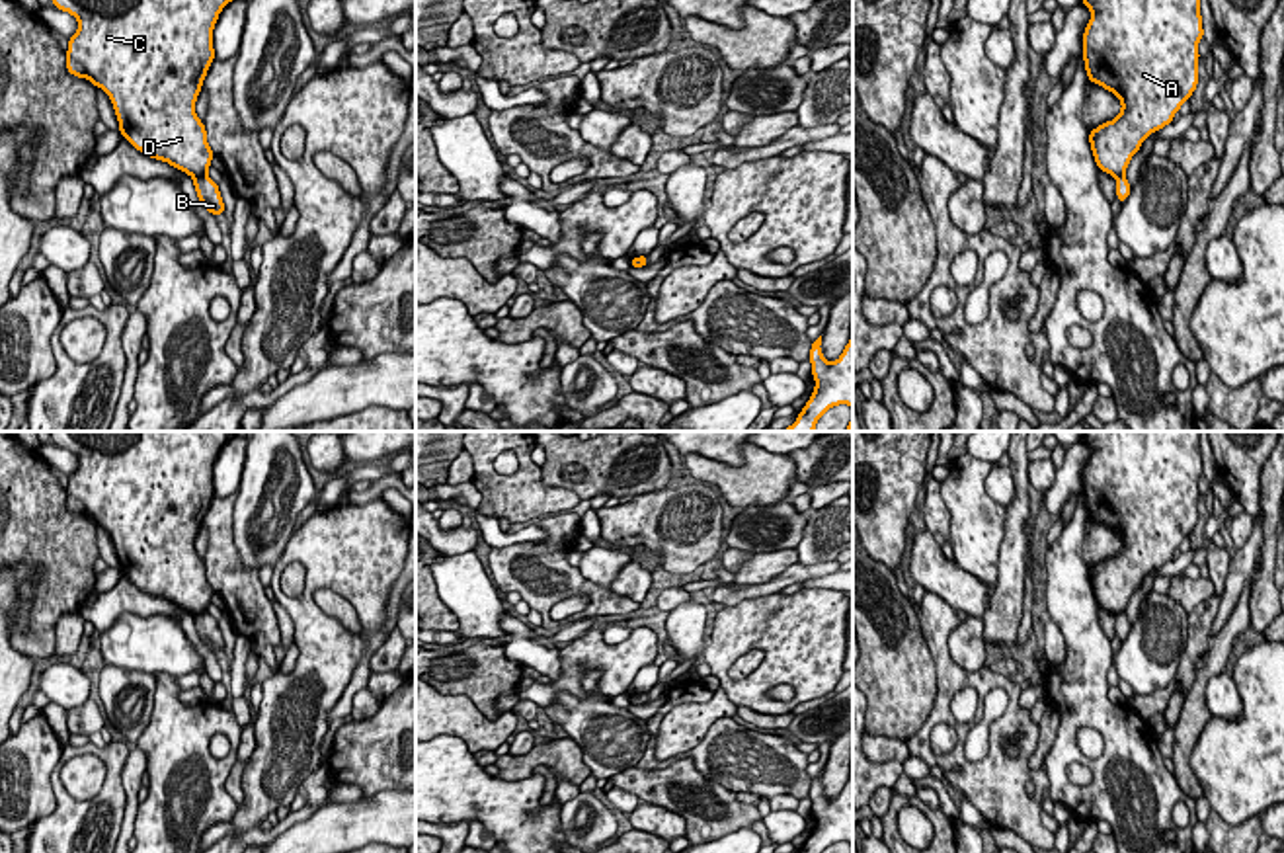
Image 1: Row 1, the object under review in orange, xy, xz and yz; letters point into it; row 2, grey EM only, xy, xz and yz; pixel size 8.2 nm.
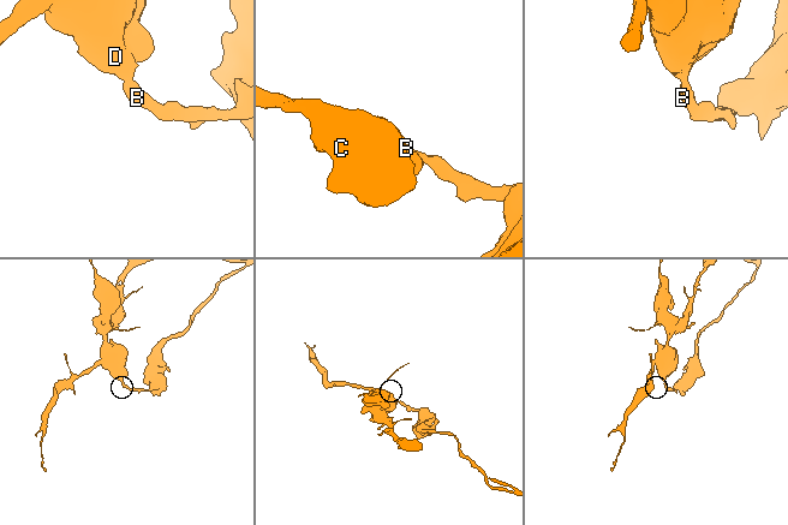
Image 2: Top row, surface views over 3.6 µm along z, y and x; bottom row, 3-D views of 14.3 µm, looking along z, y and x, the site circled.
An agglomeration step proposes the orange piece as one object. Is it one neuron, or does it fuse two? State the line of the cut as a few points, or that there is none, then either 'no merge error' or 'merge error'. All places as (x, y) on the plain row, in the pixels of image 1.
cut in xy along (205, 609), (196, 615); merge error

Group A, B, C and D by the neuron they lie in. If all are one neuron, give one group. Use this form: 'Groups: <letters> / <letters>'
Groups: A C D / B

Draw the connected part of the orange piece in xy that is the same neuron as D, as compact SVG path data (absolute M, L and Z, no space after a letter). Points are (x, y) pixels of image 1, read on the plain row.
M51 431L51 437L78 457L66 508L109 533L121 574L191 615L207 611L215 591L195 539L215 498L215 461L236 431Z

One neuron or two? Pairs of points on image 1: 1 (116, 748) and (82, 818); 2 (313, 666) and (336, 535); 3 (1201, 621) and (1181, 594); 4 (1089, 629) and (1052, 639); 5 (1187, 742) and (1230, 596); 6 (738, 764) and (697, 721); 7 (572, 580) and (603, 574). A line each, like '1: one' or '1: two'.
1: one
2: one
3: two
4: two
5: two
6: two
7: two

